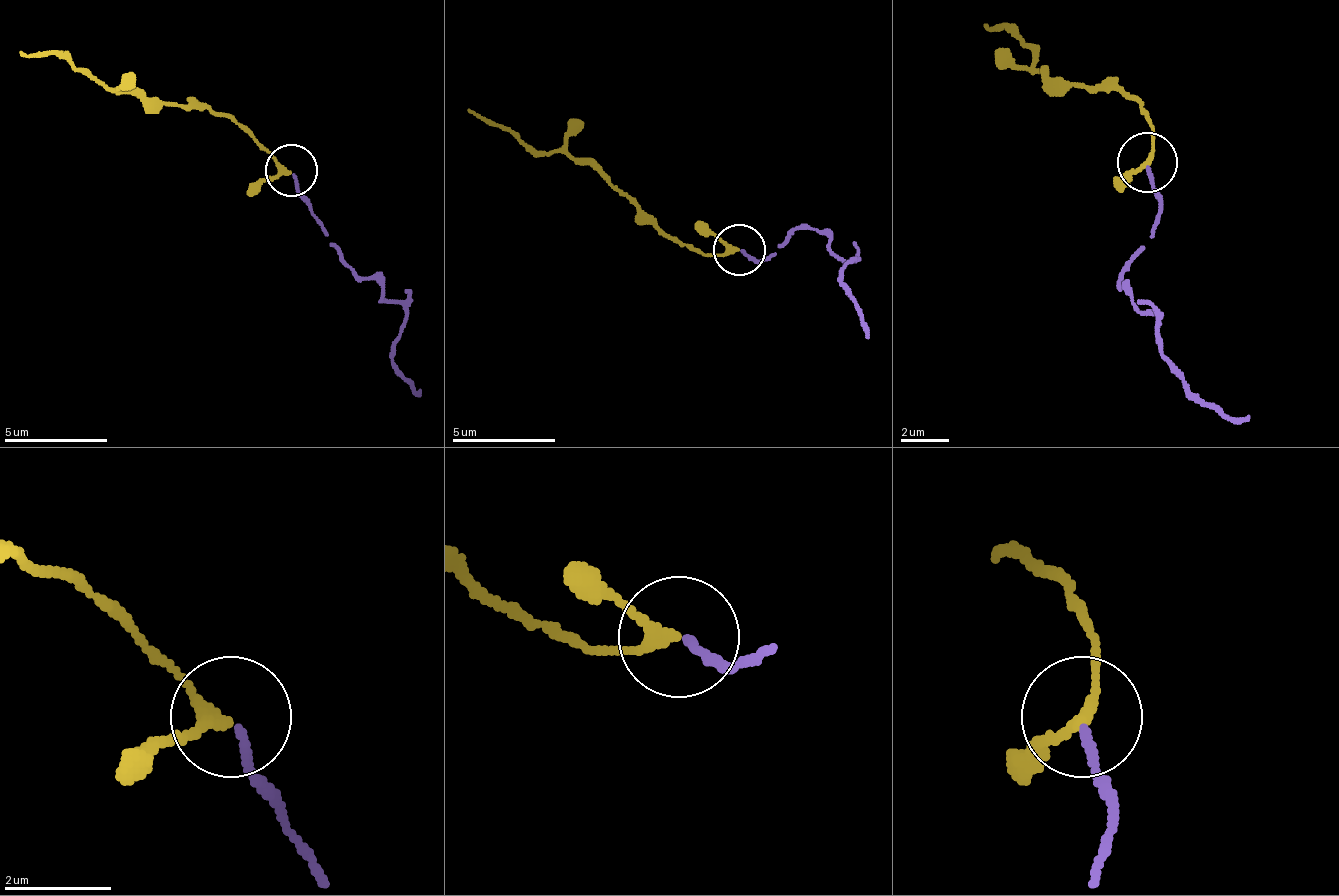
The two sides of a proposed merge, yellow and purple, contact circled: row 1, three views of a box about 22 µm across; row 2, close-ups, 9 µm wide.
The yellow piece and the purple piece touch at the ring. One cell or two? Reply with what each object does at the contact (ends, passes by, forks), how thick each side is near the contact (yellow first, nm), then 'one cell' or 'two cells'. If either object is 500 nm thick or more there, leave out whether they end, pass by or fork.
yellow passes by; purple ends there; 190 nm thick on the yellow side, 140 nm on the other; one cell

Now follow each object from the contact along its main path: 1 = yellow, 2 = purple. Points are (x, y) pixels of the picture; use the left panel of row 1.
1: (289, 169), (253, 138), (206, 107), (154, 107), (139, 91), (82, 75), (61, 55), (19, 49)
2: (295, 174), (315, 221), (341, 257), (378, 283), (383, 299), (404, 309), (393, 366), (419, 392), (419, 387)

